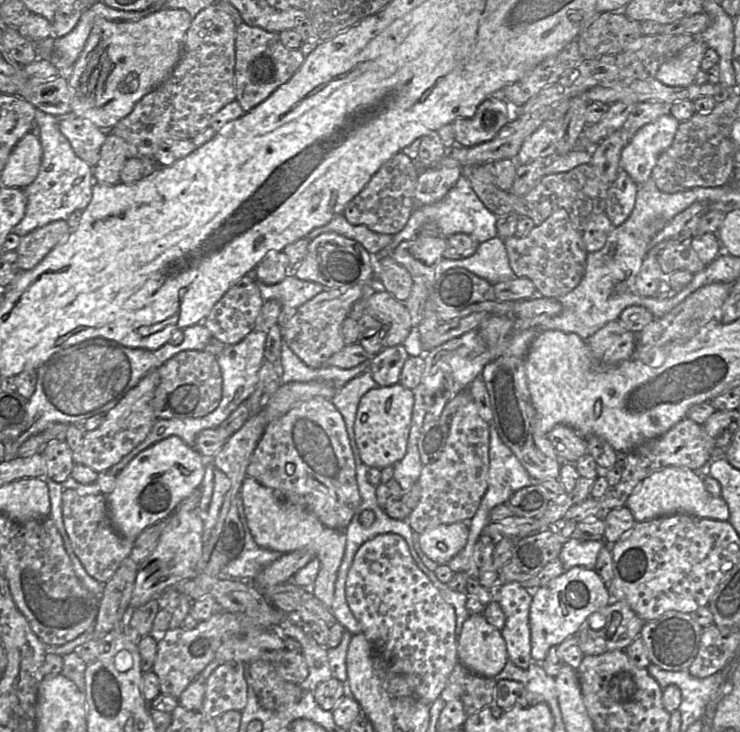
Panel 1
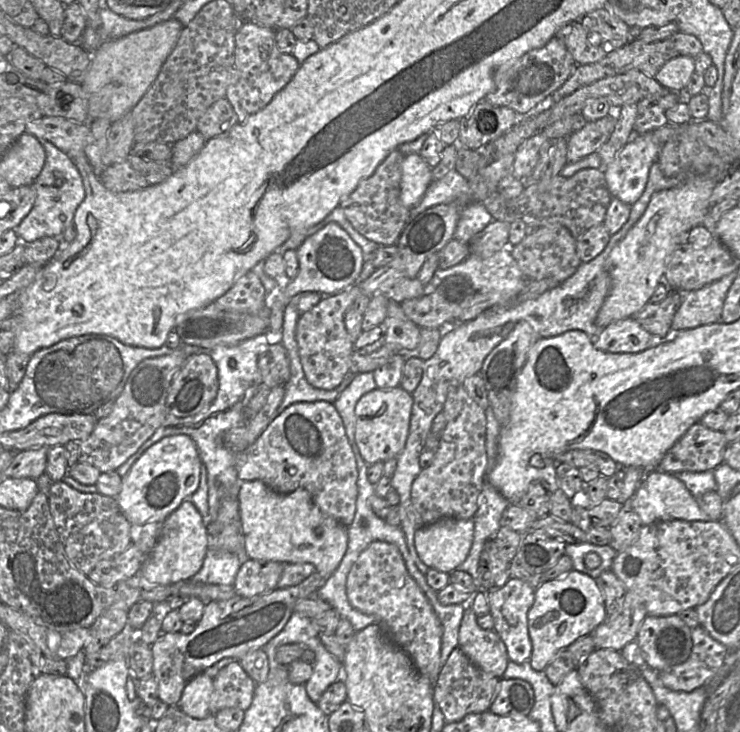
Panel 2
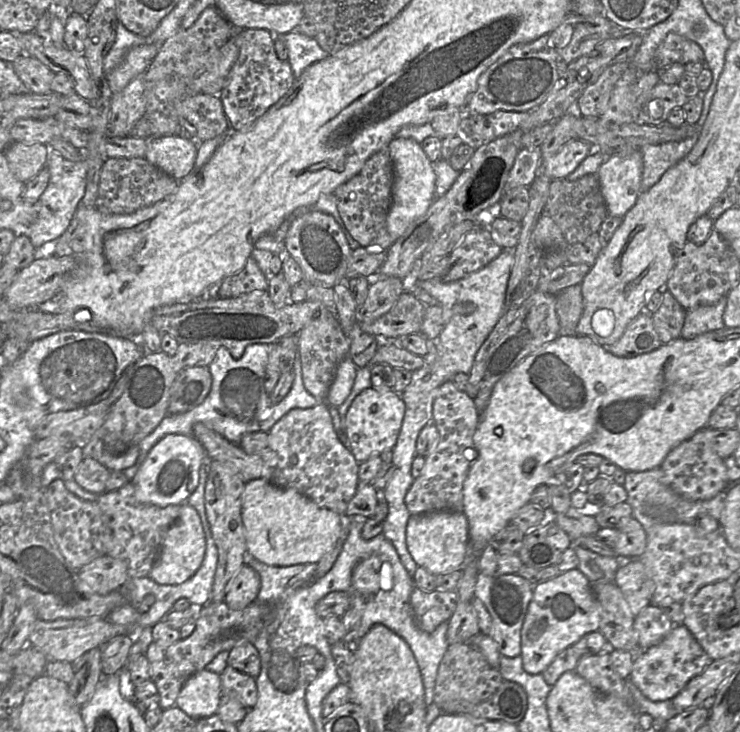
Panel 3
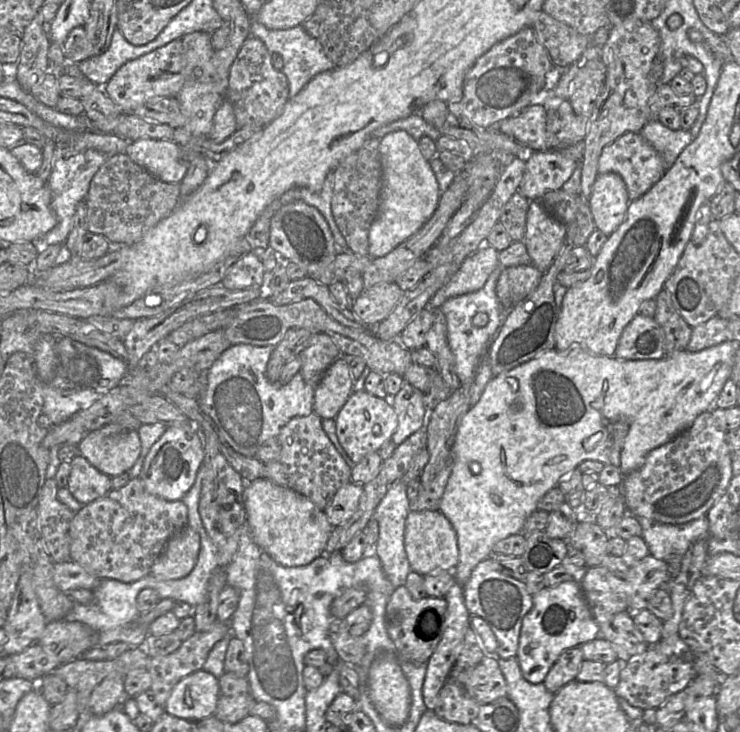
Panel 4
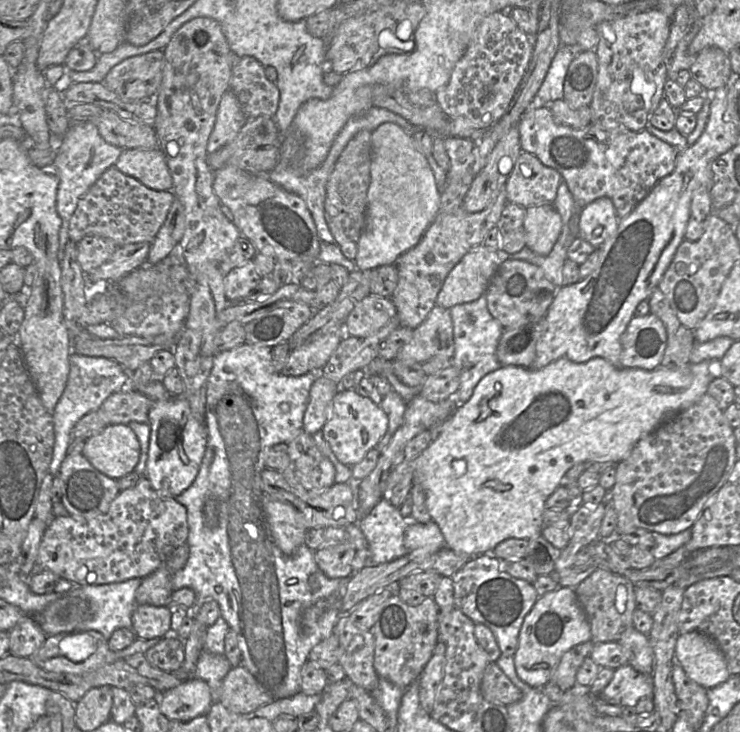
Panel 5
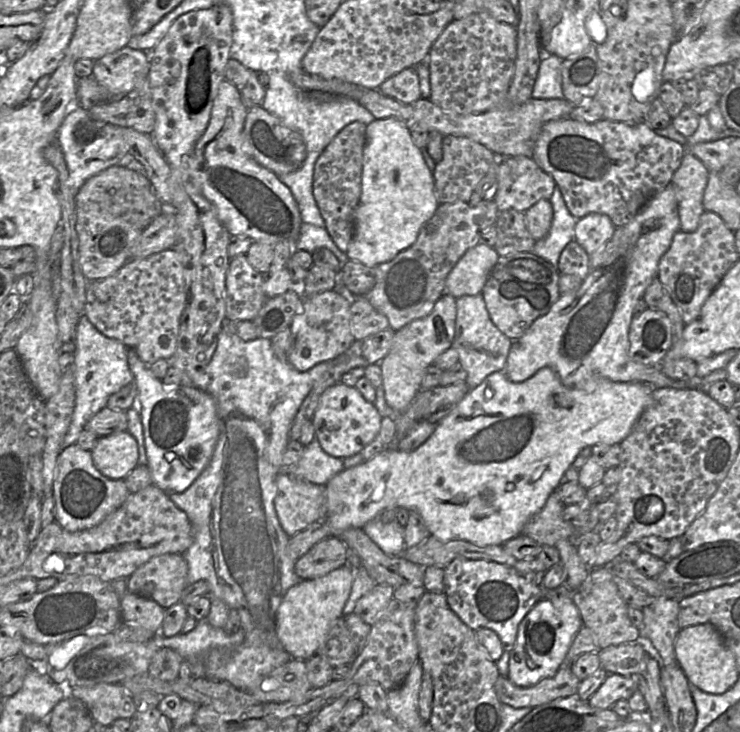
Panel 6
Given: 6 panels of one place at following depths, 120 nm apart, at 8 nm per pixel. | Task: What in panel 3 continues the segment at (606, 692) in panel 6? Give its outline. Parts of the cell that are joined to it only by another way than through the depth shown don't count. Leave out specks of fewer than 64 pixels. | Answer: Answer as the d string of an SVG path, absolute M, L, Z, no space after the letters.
M675 625L657 645L638 654L629 681L650 701L672 700L713 661L684 625Z

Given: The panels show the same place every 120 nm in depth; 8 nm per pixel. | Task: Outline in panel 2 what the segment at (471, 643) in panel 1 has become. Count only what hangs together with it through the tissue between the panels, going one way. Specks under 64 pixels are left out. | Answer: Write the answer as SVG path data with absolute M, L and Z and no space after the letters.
M472 607L465 609L461 620L458 647L485 672L502 678L509 661L506 646L494 630L482 629Z

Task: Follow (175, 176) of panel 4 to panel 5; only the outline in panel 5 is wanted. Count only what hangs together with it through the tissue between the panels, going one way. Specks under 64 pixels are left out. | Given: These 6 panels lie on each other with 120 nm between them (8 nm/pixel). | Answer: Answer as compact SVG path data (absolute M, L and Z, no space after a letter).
M123 149L115 165L123 174L158 191L172 191L173 181L163 151Z

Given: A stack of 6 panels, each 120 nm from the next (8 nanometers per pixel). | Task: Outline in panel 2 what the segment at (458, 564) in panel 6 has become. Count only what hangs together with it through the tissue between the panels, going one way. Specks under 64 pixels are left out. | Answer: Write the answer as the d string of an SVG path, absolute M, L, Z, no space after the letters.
M510 577L499 589L489 591L487 601L494 619L494 631L504 642L509 660L515 663L529 661L532 653L532 643L528 632L528 612L534 603L535 590L523 580Z

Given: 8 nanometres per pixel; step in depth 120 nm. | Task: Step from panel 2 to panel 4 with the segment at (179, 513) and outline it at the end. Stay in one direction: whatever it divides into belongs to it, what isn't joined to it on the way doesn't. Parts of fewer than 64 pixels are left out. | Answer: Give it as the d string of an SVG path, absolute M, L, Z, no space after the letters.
M187 526L173 536L156 560L151 575L159 580L186 577L195 567L200 550L200 535Z

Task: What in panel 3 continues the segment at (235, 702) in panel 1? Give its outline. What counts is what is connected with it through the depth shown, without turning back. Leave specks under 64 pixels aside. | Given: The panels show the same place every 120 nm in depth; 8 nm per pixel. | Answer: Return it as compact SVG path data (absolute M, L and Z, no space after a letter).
M227 665L221 674L222 695L236 699L250 710L257 702L256 679Z

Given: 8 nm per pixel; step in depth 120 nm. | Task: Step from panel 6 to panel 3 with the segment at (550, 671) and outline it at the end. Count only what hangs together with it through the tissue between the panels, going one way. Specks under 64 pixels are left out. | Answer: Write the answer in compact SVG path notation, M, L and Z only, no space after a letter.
M571 569L534 588L521 632L521 657L524 670L532 675L540 674L556 656L572 647L586 634L598 631L601 607L592 590L592 583L578 569Z

